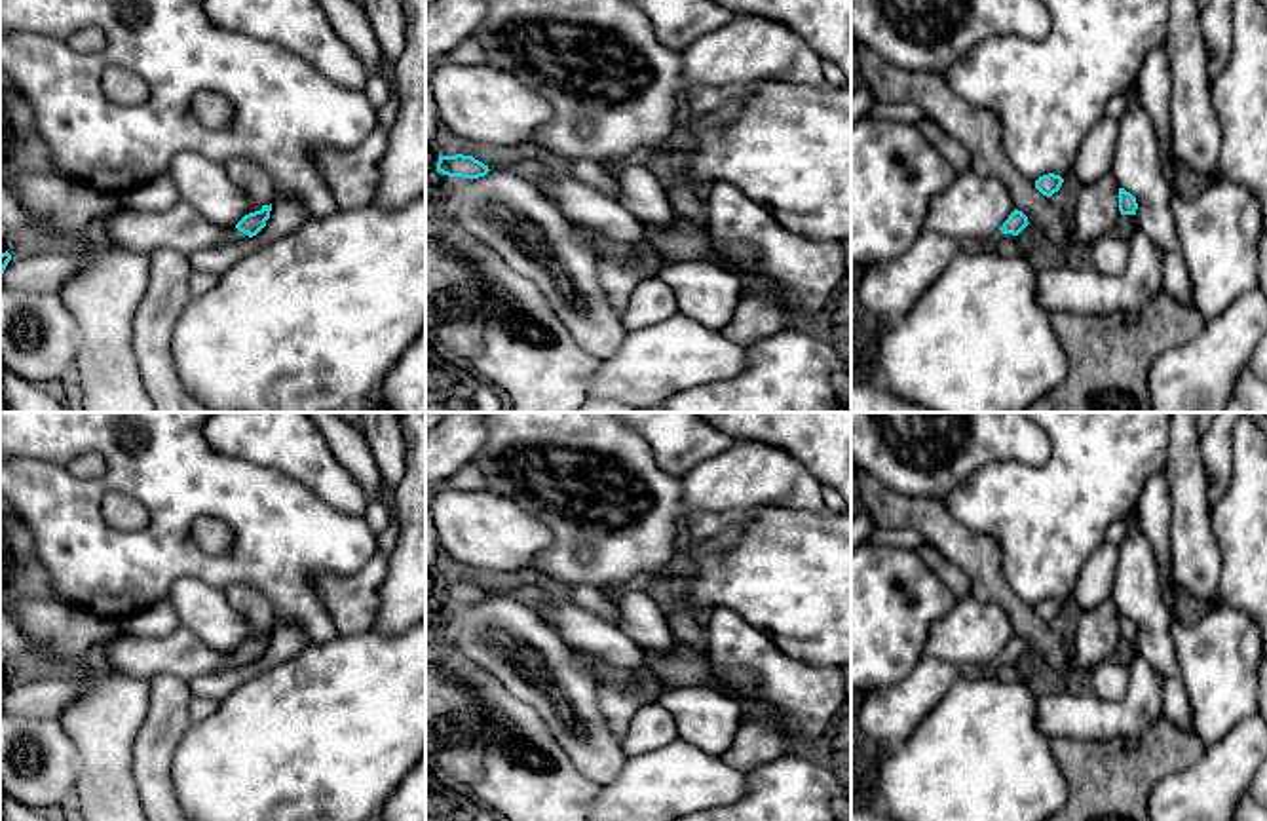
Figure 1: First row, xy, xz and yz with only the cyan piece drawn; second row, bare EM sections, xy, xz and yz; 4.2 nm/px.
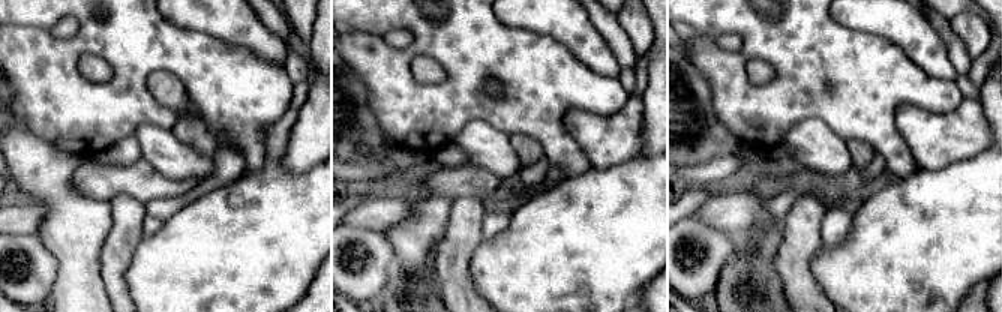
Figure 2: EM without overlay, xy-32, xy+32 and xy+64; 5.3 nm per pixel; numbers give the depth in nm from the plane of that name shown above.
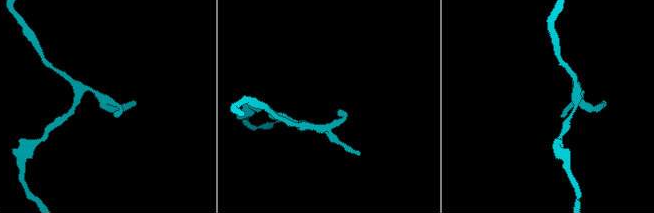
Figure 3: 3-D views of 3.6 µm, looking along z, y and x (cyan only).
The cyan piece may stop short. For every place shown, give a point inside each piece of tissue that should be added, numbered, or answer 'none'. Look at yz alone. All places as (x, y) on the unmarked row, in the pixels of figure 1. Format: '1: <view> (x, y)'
1: yz (889, 713)

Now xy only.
1: xy (181, 652)

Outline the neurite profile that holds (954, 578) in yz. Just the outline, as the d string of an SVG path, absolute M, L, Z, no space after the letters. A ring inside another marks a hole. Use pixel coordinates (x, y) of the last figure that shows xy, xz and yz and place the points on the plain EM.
M927 544L923 547L917 547L916 553L940 578L940 582L955 595L955 599L963 599L969 595L967 574L959 566L950 563L938 549Z

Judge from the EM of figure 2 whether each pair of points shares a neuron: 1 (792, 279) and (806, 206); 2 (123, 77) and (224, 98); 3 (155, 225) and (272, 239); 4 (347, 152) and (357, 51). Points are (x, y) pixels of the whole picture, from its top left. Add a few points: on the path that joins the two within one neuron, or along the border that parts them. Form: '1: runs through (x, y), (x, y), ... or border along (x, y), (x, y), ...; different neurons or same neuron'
1: runs through (794, 261), (794, 254), (801, 240), (803, 224); same neuron
2: runs through (149, 60), (186, 60), (198, 72); same neuron
3: border along (164, 222), (156, 231), (144, 236); different neurons
4: border along (347, 63), (363, 84), (368, 105); different neurons

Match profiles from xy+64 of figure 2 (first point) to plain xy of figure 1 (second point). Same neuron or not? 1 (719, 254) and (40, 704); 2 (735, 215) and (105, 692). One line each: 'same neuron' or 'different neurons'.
1: different neurons
2: different neurons

